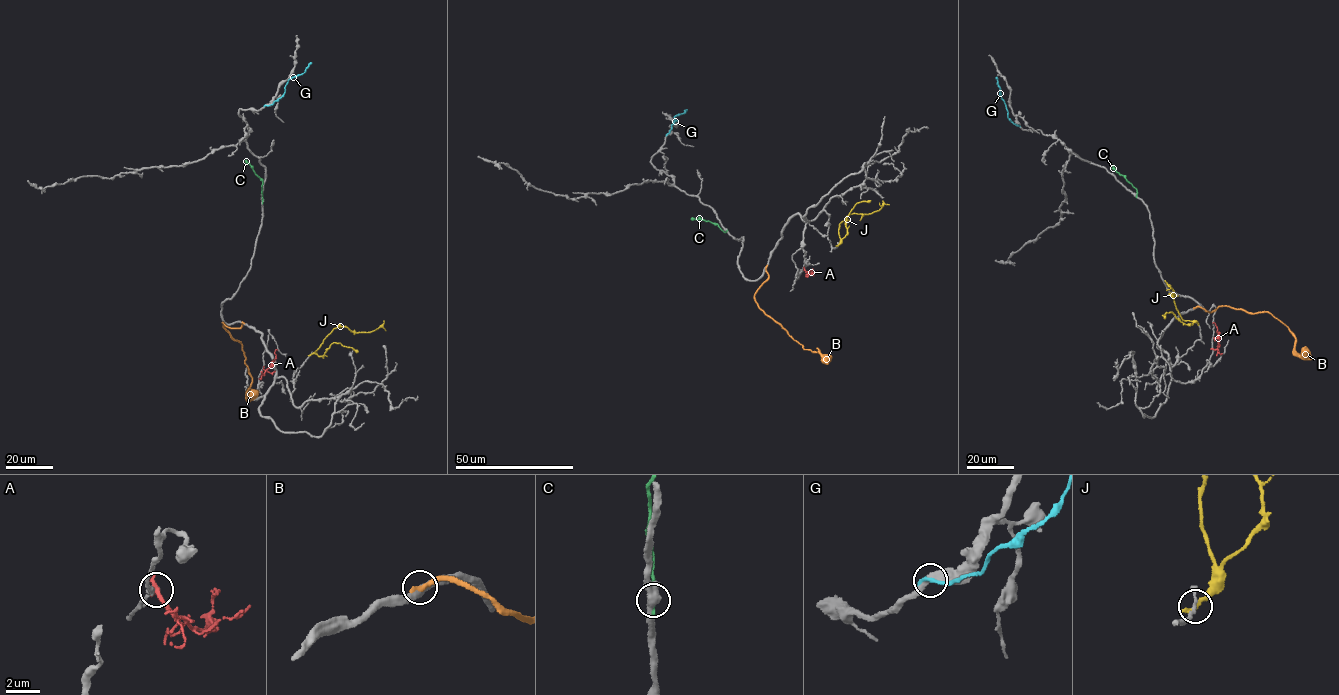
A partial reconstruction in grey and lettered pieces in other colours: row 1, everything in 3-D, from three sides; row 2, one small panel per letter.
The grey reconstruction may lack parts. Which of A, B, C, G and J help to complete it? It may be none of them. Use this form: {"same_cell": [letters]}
{"same_cell": ["B"]}

